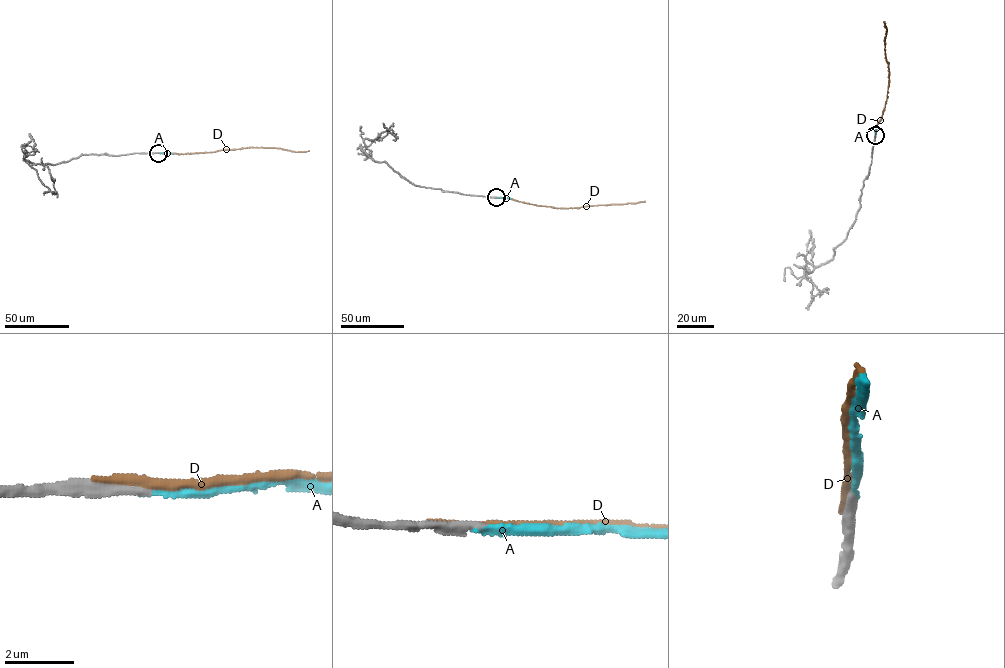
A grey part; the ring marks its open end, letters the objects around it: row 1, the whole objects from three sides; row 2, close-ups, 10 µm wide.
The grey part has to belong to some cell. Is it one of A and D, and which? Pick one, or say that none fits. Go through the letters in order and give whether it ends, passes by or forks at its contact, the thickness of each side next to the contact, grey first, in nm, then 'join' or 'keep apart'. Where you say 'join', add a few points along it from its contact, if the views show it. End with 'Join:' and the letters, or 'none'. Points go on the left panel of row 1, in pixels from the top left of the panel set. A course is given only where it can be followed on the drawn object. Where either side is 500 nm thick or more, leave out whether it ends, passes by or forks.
A: it ends there; 320 nm thick on the grey side, 220 nm on the other; join; it runs (158, 153), (173, 153)
D: it ends there; 380 nm thick on the grey side, 280 nm on the other; keep apart
Join: A

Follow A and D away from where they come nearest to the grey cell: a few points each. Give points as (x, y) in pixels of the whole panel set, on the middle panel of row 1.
A: (495, 197), (510, 199)
D: (495, 197), (565, 208), (644, 201)

